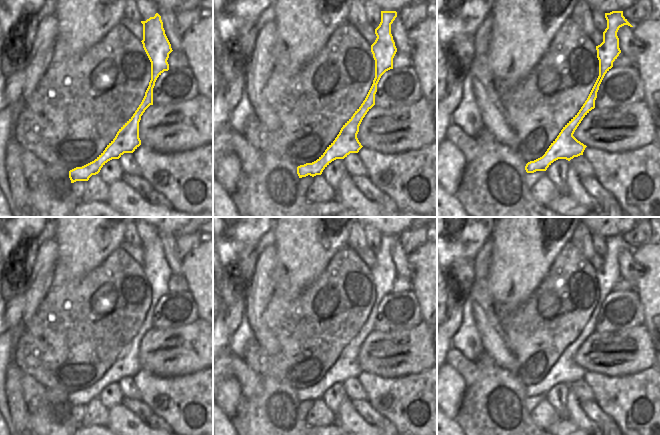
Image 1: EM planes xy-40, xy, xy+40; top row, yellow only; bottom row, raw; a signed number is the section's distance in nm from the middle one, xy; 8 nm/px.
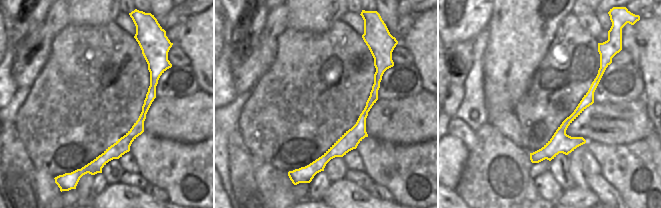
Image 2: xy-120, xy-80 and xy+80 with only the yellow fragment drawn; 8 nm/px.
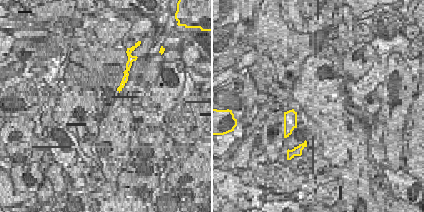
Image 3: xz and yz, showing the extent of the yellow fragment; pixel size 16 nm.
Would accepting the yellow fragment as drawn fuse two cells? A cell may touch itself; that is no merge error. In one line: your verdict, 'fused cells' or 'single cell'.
single cell

